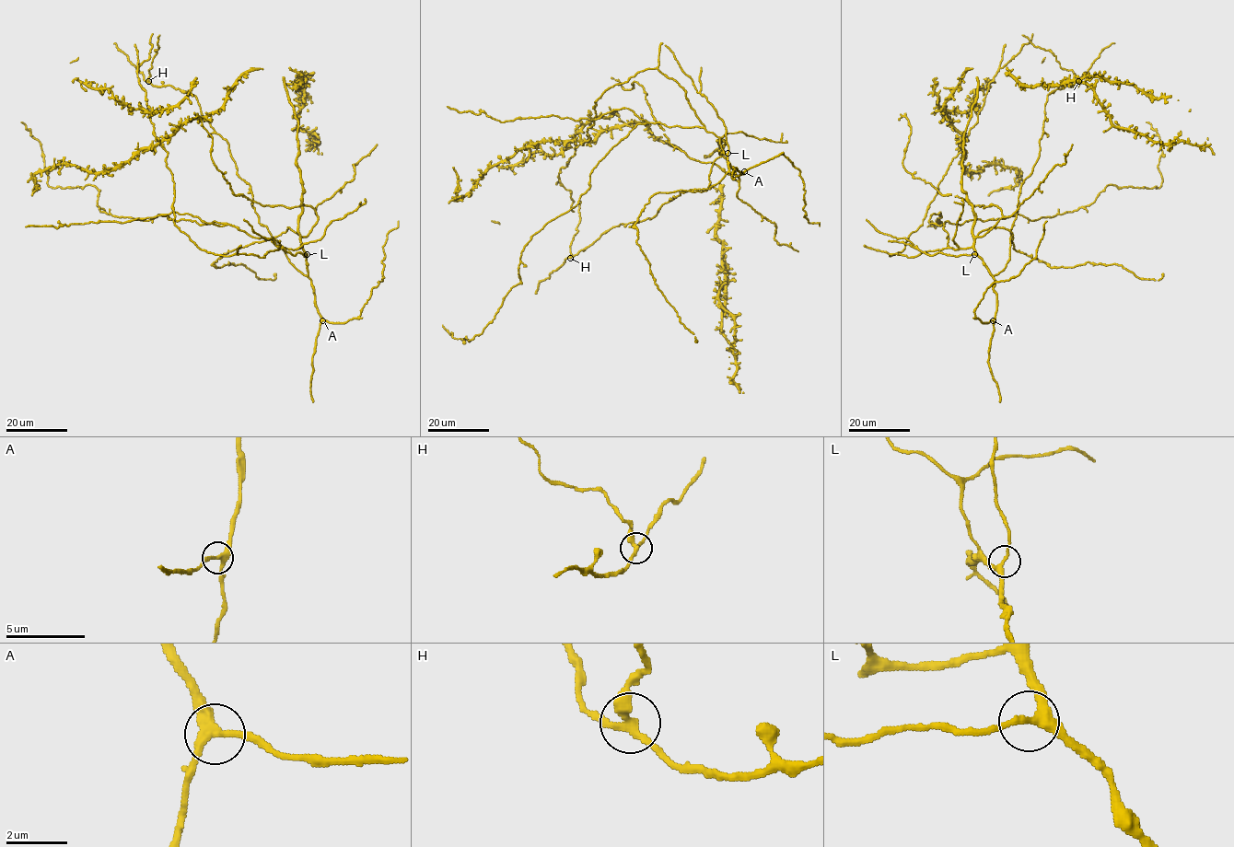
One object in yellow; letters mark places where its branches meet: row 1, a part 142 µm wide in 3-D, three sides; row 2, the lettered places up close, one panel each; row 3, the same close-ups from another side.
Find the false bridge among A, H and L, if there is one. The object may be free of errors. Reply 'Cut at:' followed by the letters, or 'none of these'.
Cut at: H

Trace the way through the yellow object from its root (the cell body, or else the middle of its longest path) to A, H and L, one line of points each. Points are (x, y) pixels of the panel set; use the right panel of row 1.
A: (961, 249), (972, 247), (994, 280), (996, 312), (993, 320)
H: (961, 249), (972, 247), (993, 275), (1005, 268), (1020, 186), (1039, 156), (1046, 97), (1078, 81)
L: (961, 249), (972, 247), (974, 254)

